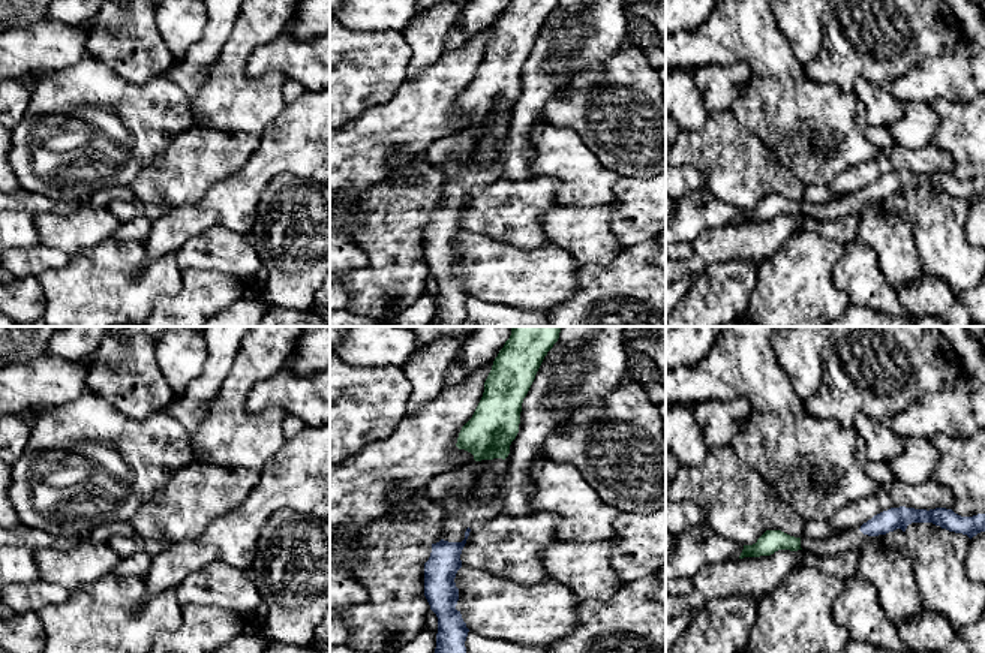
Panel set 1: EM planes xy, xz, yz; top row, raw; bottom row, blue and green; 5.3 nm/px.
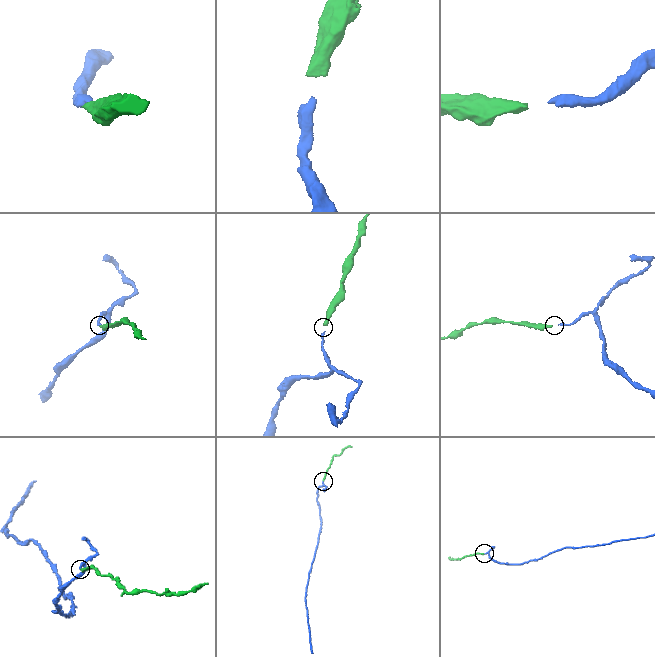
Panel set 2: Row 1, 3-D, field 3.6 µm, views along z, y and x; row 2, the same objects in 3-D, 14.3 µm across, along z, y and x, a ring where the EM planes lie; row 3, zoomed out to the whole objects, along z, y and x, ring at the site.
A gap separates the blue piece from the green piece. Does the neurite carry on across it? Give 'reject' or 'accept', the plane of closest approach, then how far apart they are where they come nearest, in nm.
accept | yz | 320 nm

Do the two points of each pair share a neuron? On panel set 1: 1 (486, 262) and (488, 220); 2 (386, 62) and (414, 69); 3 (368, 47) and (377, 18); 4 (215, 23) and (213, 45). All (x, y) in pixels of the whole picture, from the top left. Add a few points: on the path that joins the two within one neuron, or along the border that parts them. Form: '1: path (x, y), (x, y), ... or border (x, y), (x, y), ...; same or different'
1: border (462, 229), (488, 234), (520, 247); different
2: border (401, 32), (410, 50), (410, 62), (405, 71); different
3: border (345, 24), (351, 29), (401, 32); different
4: path (215, 29), (213, 39); same

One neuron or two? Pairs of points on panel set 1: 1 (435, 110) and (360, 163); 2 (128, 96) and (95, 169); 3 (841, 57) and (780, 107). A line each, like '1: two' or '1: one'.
1: one
2: one
3: two

